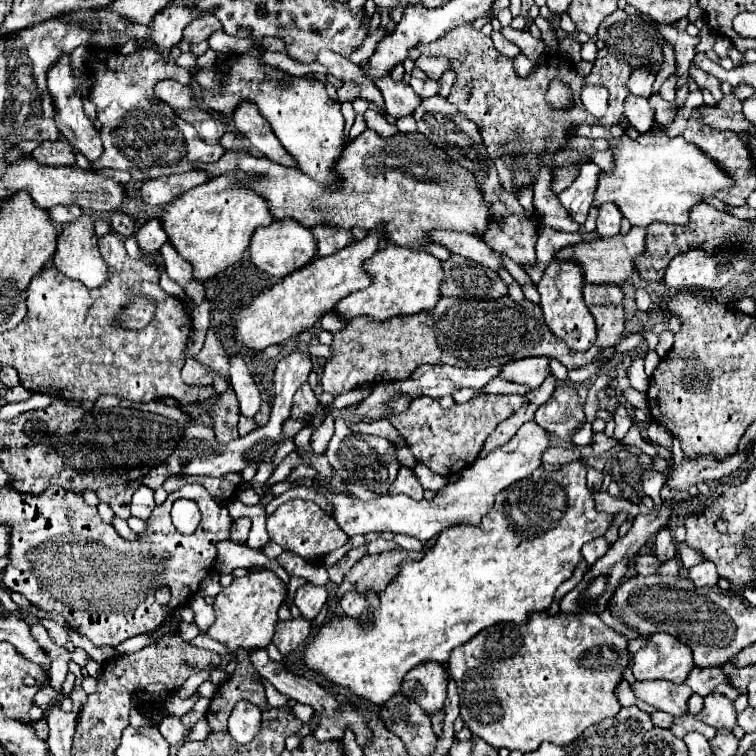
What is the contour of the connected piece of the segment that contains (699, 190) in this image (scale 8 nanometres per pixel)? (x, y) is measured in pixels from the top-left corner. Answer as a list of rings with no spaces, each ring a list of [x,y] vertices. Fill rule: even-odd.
[[[664,125],[654,127],[634,141],[626,135],[614,139],[610,147],[614,149],[616,167],[612,173],[600,173],[592,205],[600,207],[612,201],[632,225],[646,227],[654,221],[686,225],[692,207],[702,203],[704,197],[714,197],[724,189],[732,189],[732,177],[718,161],[712,161],[702,149],[684,141],[682,135],[672,137]]]

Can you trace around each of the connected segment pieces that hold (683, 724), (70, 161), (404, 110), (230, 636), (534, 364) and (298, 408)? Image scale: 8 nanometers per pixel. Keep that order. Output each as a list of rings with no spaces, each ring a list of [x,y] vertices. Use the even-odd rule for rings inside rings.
[[[684,715],[684,717],[676,719],[674,725],[672,725],[672,733],[674,733],[676,737],[680,737],[680,739],[682,739],[684,735],[688,735],[690,731],[698,731],[698,733],[702,733],[706,739],[716,737],[716,729],[704,725],[698,717],[692,717],[692,715]]]
[[[42,141],[34,151],[32,159],[40,165],[74,165],[74,151],[68,141]]]
[[[386,77],[384,81],[380,79],[376,85],[382,95],[384,95],[384,105],[386,105],[386,113],[400,119],[404,115],[414,113],[414,109],[420,105],[420,97],[412,91],[410,85],[406,85],[404,81],[392,81],[390,77]]]
[[[260,569],[254,573],[248,573],[246,577],[234,579],[232,585],[224,587],[214,601],[216,621],[208,629],[208,635],[224,645],[228,645],[230,653],[234,653],[238,647],[250,651],[256,647],[266,647],[274,635],[274,627],[278,621],[278,607],[286,599],[286,583],[276,577],[270,569]]]
[[[526,357],[518,361],[510,361],[500,369],[500,377],[512,383],[522,383],[530,389],[540,387],[540,383],[550,373],[548,357]]]
[[[302,385],[298,393],[294,395],[294,405],[292,405],[292,419],[308,425],[308,427],[320,427],[324,421],[324,407],[320,405],[318,397],[310,389],[310,385]]]

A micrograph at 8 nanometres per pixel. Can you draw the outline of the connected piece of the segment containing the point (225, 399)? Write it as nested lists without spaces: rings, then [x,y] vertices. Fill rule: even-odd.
[[[232,387],[228,391],[224,391],[224,395],[216,401],[214,407],[208,409],[208,415],[214,421],[214,431],[216,431],[218,443],[228,443],[238,437],[236,425],[238,425],[240,411],[238,411],[238,401],[236,401]]]

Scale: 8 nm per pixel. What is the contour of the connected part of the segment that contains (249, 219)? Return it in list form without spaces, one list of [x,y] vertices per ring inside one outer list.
[[[226,173],[212,177],[208,183],[194,187],[176,201],[164,205],[160,219],[168,241],[194,265],[194,277],[198,281],[210,279],[218,271],[240,261],[250,245],[254,229],[274,221],[268,201],[248,185],[252,181],[256,181],[256,173]]]

